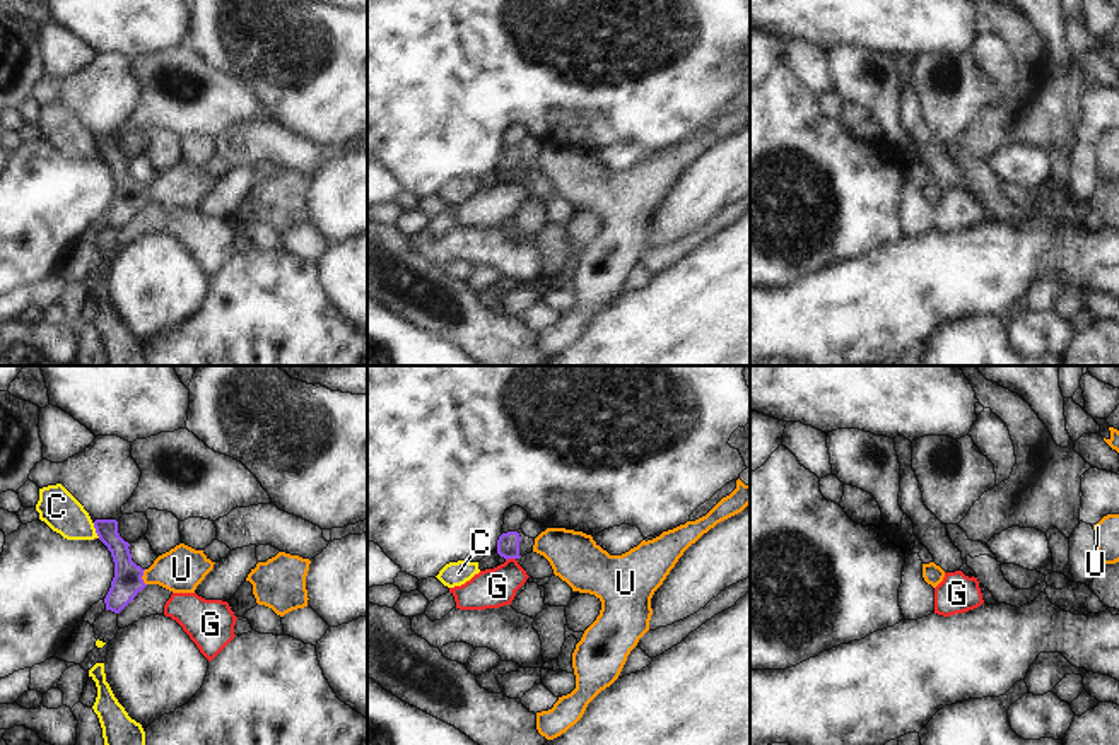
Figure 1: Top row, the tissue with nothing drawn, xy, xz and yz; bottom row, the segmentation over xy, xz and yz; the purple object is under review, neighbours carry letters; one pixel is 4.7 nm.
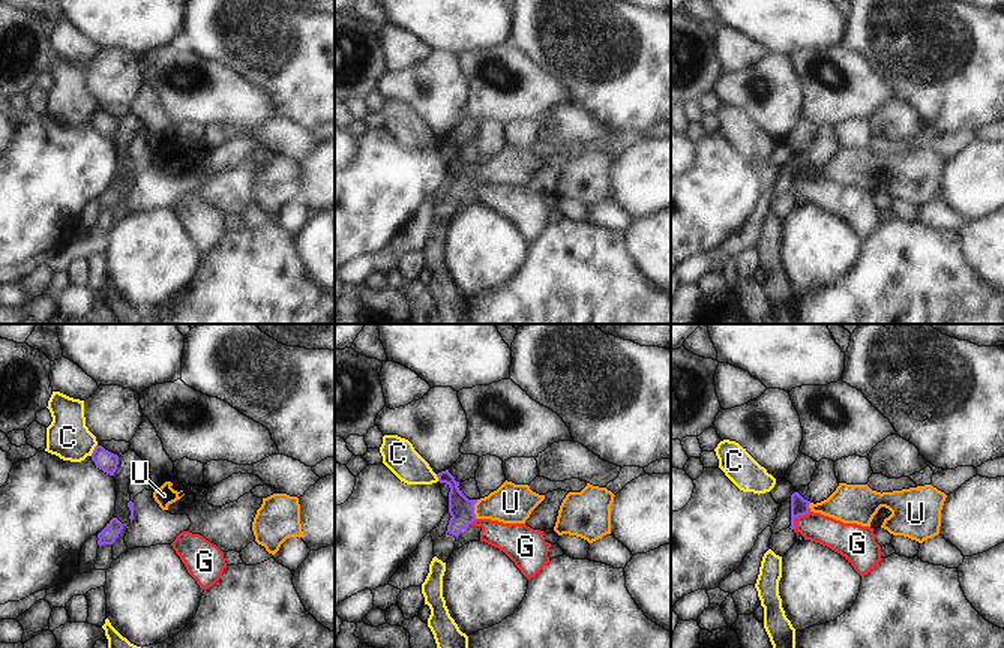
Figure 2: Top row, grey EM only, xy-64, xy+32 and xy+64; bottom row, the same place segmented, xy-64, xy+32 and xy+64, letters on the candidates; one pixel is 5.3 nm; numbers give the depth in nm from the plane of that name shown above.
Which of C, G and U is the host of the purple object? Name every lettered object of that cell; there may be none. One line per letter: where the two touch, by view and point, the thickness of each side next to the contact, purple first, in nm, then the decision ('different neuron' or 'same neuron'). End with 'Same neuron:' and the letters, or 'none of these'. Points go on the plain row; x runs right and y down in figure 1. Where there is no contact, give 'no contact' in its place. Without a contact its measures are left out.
C: meets purple in xy at (96, 147); 120 nm thick on the purple side, 180 nm on the other; different neuron
G: meets purple in xz at (509, 175); 110 nm thick on the purple side, 190 nm on the other; different neuron
U: meets purple in xy at (140, 195); 140 nm thick on the purple side, 220 nm on the other; same neuron
Same neuron: U

